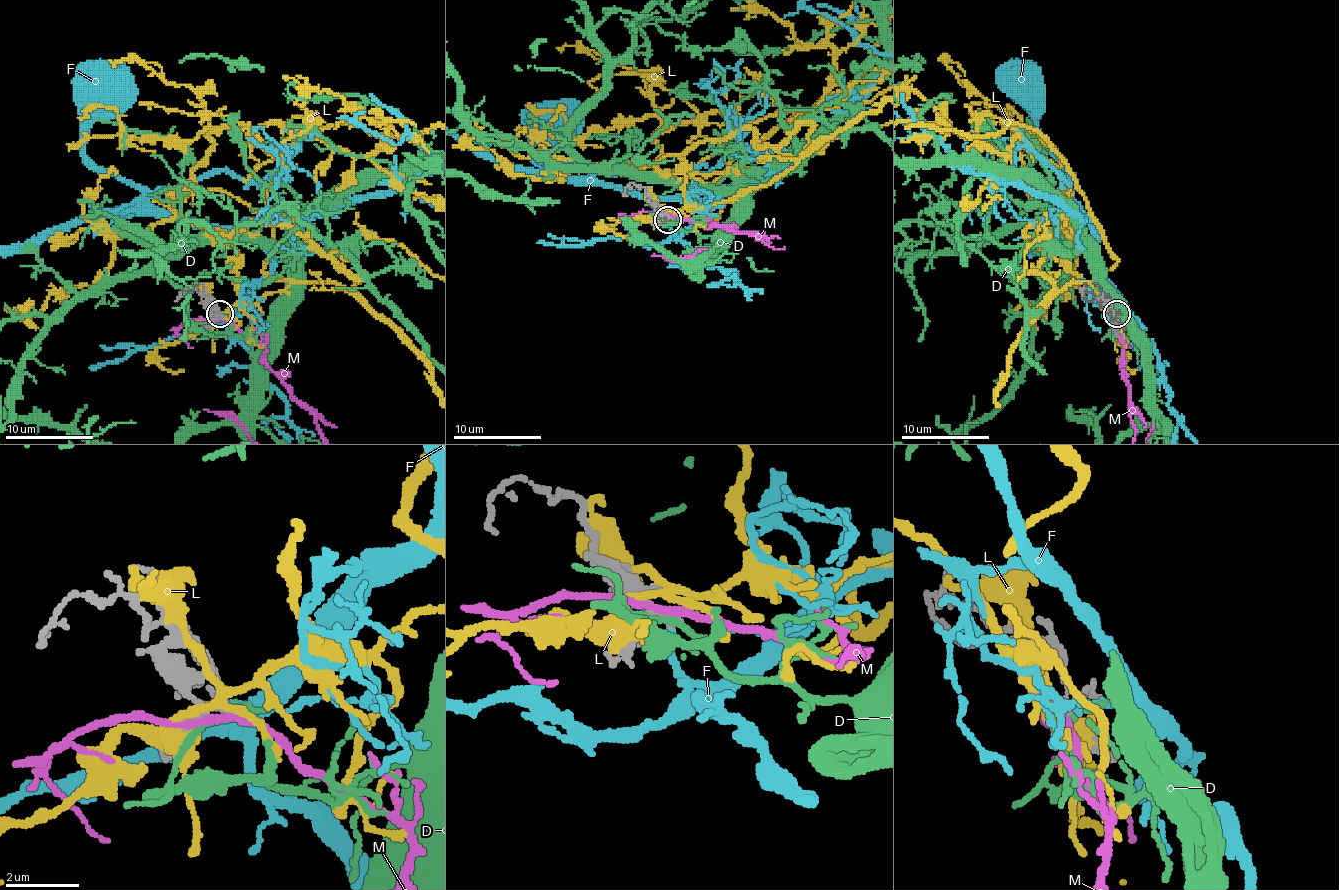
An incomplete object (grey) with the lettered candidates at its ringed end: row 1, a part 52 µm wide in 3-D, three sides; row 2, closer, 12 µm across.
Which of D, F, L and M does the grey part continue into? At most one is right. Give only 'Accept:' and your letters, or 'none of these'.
Accept: F

